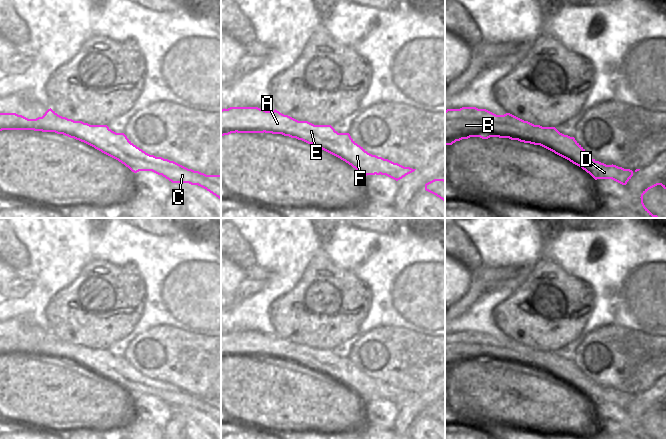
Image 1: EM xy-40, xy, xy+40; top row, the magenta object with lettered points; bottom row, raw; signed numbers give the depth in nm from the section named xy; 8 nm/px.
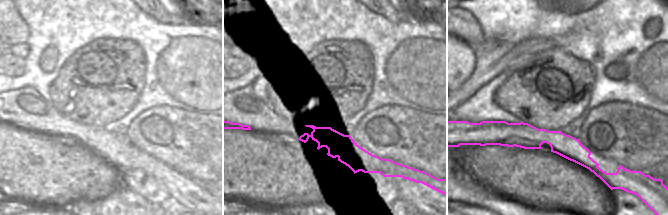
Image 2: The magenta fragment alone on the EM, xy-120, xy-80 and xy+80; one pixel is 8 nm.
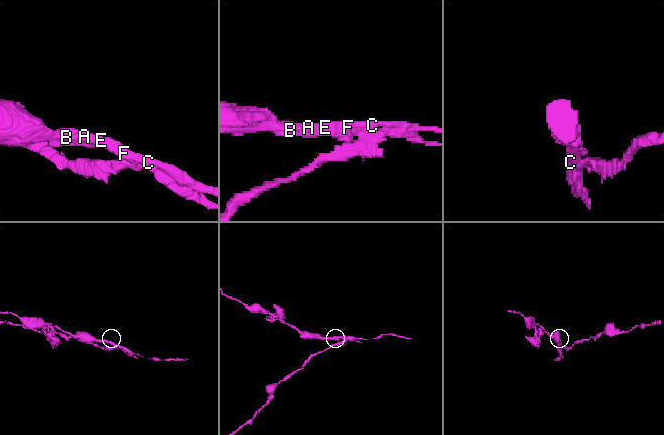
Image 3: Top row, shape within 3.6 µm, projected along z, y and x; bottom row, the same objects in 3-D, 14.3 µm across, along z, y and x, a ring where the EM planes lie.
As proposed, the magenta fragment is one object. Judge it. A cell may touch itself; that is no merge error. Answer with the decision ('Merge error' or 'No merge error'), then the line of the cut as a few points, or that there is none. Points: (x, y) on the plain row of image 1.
Merge error. Split along xy+40 (595, 385), (585, 385), (580, 390)

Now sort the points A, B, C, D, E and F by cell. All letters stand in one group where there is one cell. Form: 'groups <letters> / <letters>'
groups A B C E F / D

